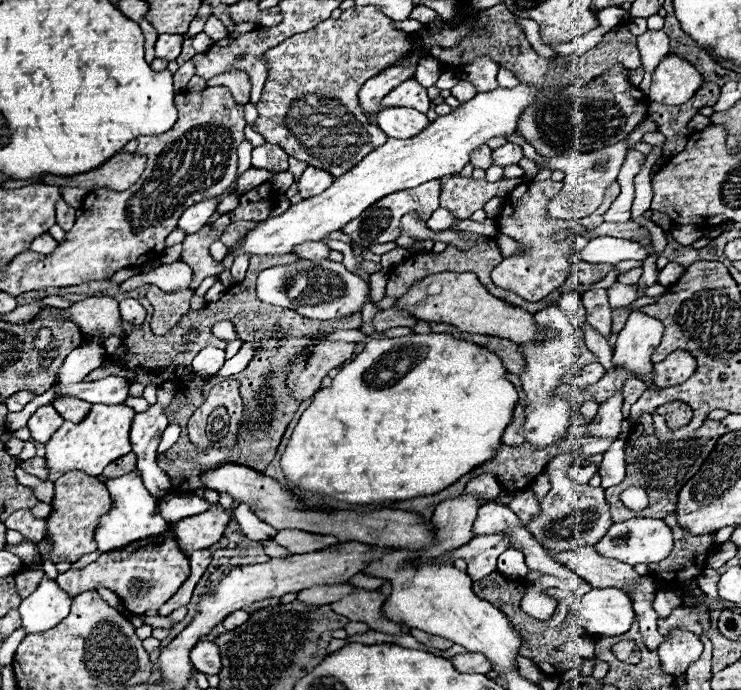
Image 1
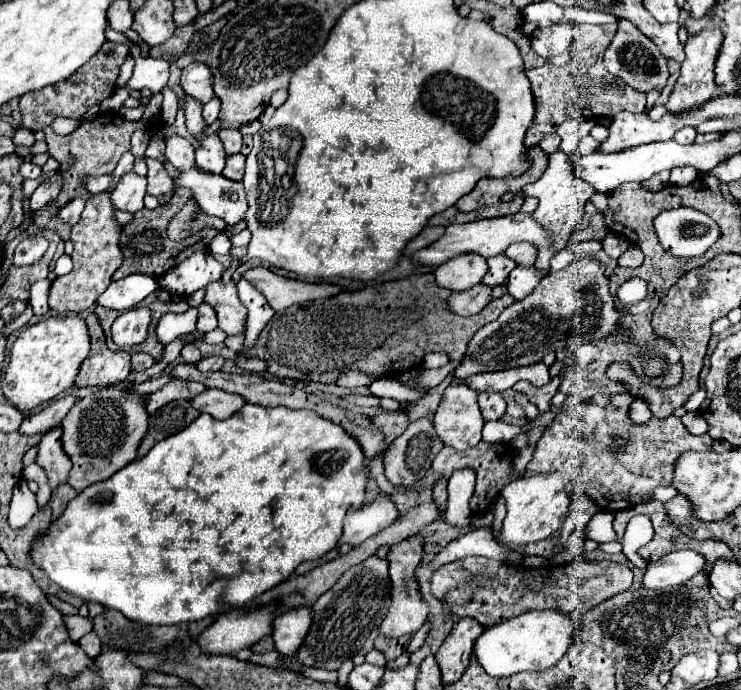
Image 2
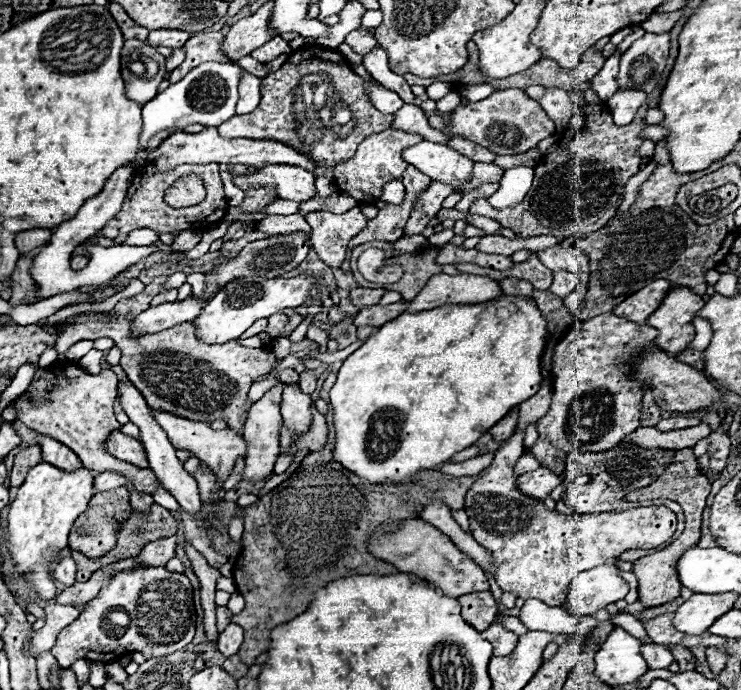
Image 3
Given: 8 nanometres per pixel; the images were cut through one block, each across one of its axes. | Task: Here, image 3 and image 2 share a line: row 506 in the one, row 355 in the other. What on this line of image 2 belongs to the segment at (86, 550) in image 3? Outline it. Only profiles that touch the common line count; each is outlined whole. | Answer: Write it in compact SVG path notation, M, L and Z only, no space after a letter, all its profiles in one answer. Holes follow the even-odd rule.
M94 314L86 318L86 326L92 338L92 346L88 358L80 364L80 374L76 374L74 388L110 386L122 382L130 374L130 354L108 350L104 332Z

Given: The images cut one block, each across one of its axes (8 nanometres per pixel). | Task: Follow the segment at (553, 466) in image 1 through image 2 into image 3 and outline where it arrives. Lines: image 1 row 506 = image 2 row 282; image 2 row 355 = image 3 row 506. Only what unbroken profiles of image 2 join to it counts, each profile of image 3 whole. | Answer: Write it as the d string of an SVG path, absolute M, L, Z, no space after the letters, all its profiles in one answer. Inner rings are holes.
M544 378L540 390L532 398L520 404L520 420L518 420L518 428L514 436L500 444L492 464L484 472L480 472L476 484L468 490L466 512L470 518L472 536L476 538L480 546L492 552L492 558L496 564L496 582L502 590L516 592L516 596L520 598L538 598L550 606L560 606L564 604L568 596L568 584L572 582L572 576L576 576L578 572L594 568L596 564L604 564L606 560L618 558L626 550L632 550L632 548L648 550L670 540L672 534L676 532L676 514L664 506L648 506L648 508L632 508L626 512L600 512L600 514L574 512L566 516L566 514L560 514L558 510L548 510L542 500L520 492L516 486L518 476L514 474L514 464L524 454L524 446L522 446L524 430L530 422L540 420L540 416L548 412L550 402L552 402L552 380Z

